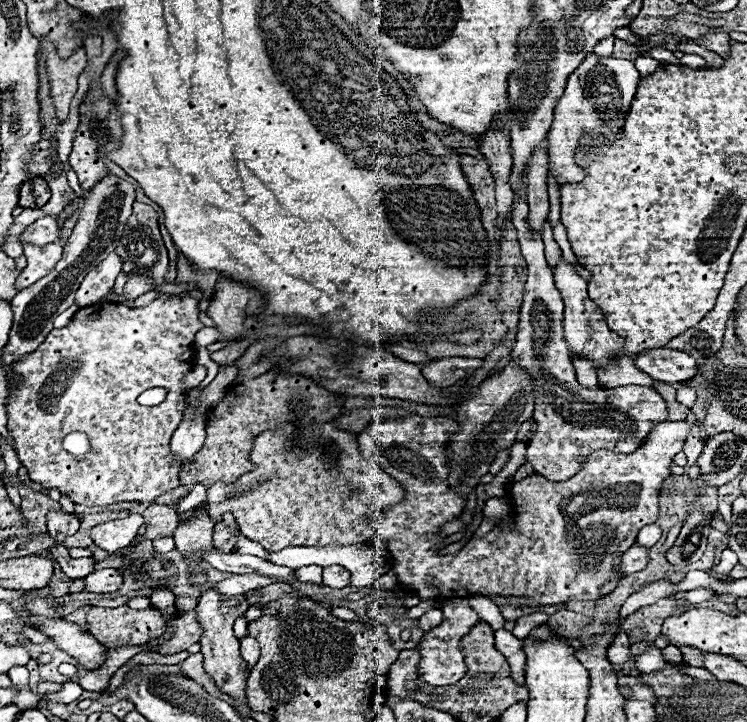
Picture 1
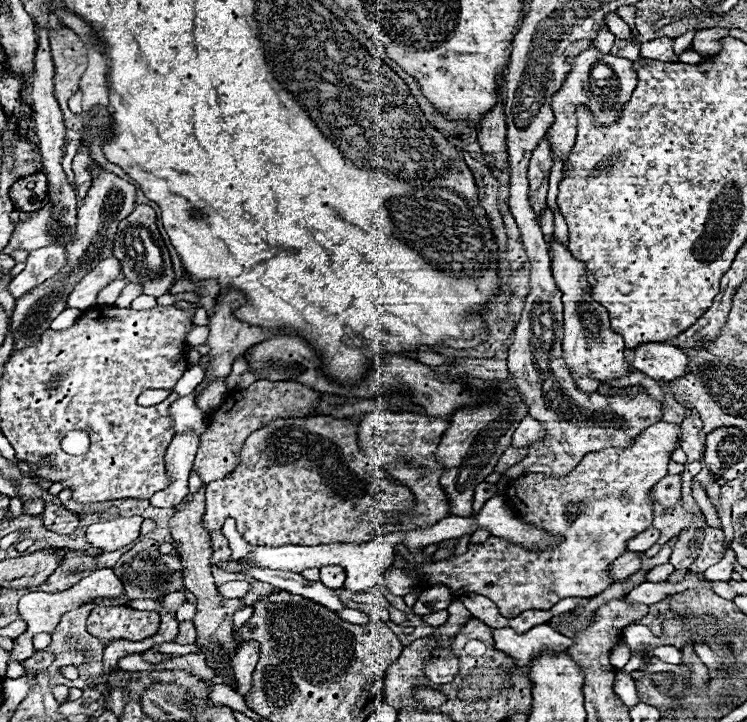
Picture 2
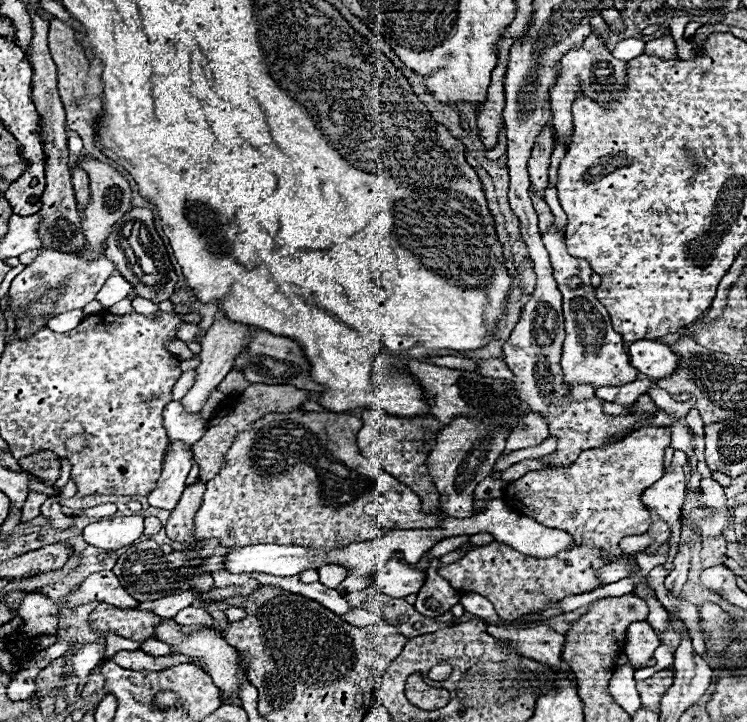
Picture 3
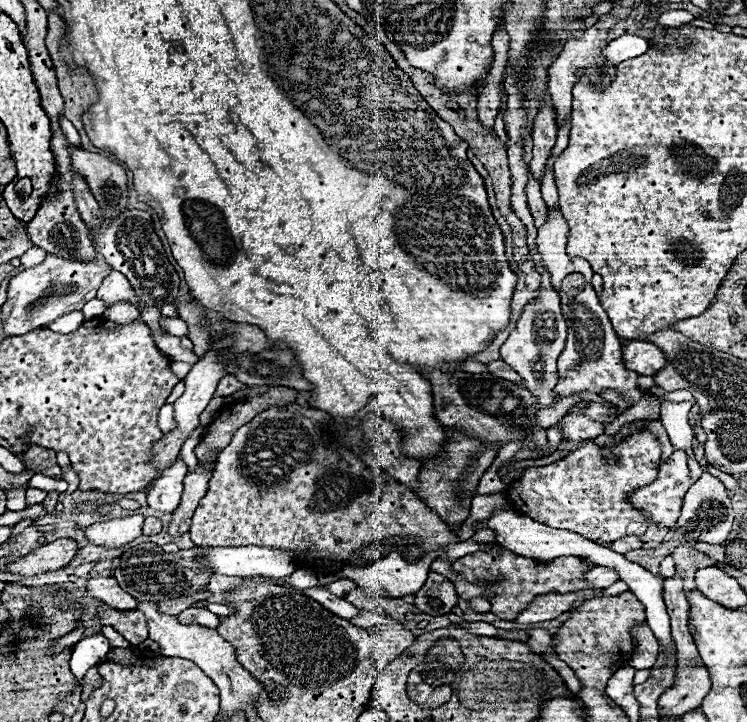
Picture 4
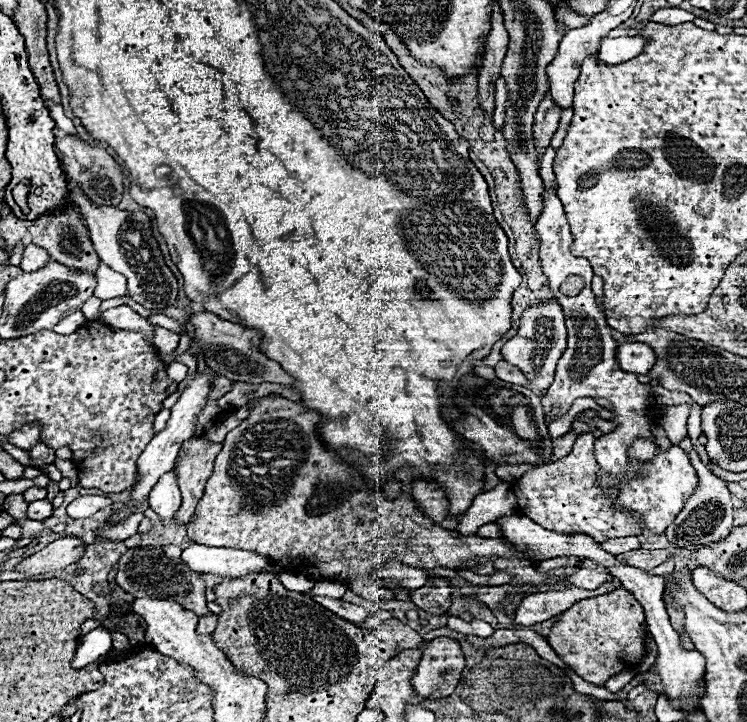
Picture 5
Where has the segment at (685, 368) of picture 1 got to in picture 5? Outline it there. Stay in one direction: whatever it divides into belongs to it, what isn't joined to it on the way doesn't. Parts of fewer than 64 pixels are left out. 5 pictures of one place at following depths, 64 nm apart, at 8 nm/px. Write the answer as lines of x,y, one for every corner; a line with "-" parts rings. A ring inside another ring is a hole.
624,342
616,348
616,362
624,372
648,374
656,362
656,356
652,348
642,342

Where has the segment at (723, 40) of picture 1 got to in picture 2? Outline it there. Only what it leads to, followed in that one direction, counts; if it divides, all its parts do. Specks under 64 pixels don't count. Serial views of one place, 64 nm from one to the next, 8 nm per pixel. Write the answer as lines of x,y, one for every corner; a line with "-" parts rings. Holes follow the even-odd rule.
714,27
696,32
692,49
701,55
714,55
722,49
721,39
729,35
729,29

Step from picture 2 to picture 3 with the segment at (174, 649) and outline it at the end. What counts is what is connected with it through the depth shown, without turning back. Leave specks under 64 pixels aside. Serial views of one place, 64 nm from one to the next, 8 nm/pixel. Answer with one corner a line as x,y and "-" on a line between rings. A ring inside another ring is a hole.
149,638
142,643
141,650
150,656
158,657
169,655
172,647
154,638

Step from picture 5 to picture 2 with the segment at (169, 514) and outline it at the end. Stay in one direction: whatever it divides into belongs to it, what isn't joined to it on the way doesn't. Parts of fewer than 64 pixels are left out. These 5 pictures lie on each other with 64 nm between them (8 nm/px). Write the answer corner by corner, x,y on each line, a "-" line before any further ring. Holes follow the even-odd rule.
180,434
174,436
166,450
166,476
170,478
168,488
156,492
150,504
156,508
174,508
188,494
188,476
192,472
192,462
198,450
200,436

